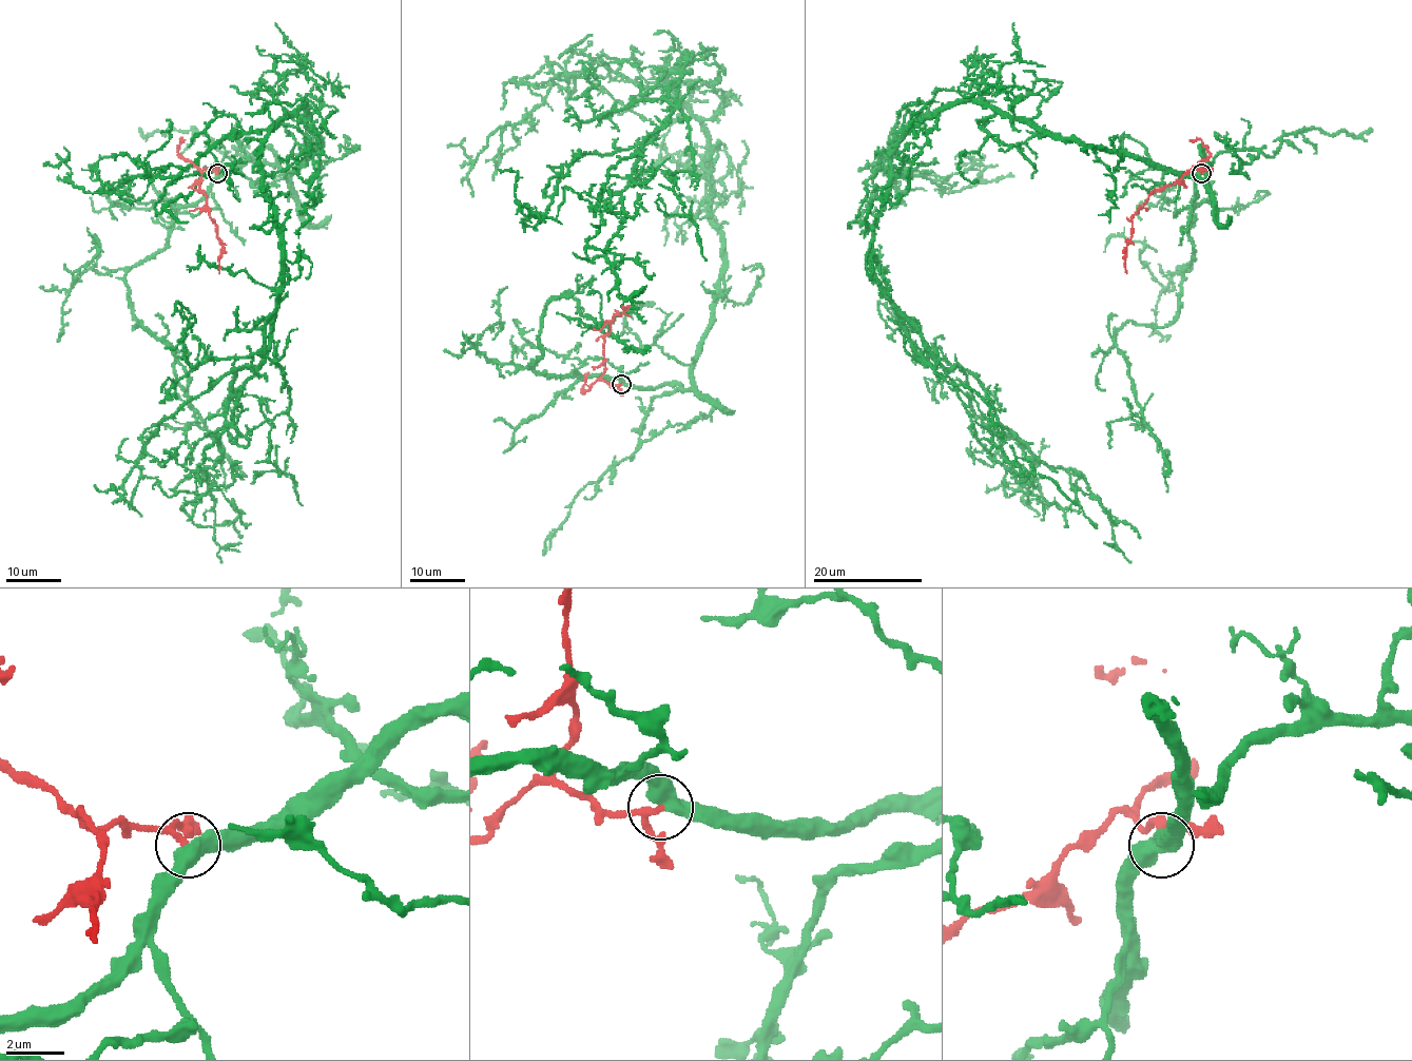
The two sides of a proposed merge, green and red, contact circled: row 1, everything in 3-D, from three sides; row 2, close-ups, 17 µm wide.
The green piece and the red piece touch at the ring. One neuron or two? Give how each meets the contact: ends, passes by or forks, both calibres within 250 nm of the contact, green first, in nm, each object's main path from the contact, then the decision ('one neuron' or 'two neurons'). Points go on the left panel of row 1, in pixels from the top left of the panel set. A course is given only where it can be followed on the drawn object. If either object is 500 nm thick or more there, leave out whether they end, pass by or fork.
500/180 nm | green via (217, 172), (268, 148), (289, 178), (304, 102), (260, 151), (271, 347), (202, 468), (240, 543) | red via (217, 172), (197, 167), (207, 211), (221, 246), (219, 273) | one neuron

